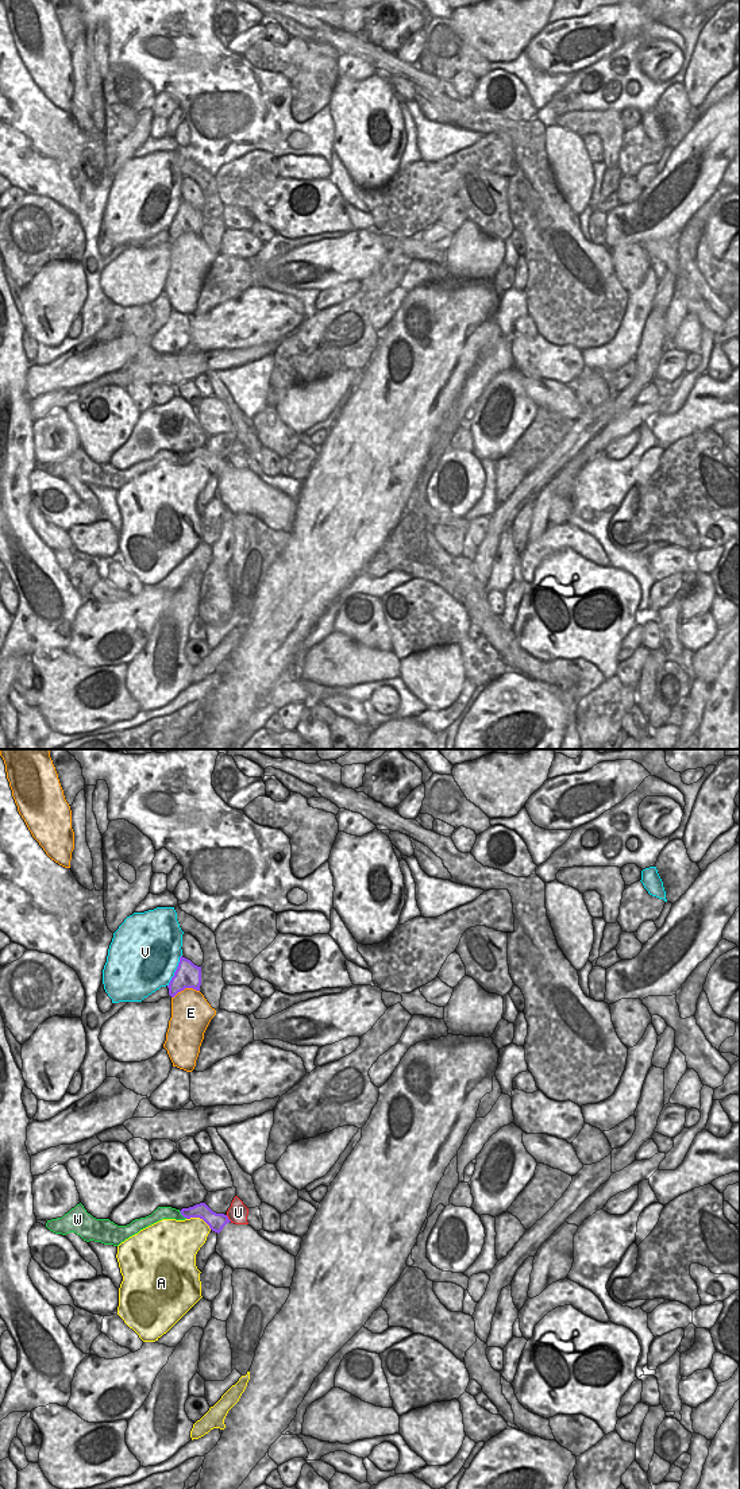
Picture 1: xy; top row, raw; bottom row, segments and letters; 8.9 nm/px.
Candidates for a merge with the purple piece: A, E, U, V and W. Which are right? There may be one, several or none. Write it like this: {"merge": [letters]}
{"merge": ["W"]}

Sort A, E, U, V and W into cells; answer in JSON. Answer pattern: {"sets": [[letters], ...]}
{"sets": [["A"], ["E"], ["U"], ["V"], ["W"]]}

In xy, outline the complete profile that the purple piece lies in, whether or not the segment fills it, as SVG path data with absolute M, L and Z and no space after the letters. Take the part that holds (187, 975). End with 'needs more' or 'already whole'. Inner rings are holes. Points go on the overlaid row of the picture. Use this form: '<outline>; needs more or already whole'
M180 957L178 967L171 977L167 988L169 995L174 998L178 992L185 988L193 988L200 991L201 985L201 967L194 965L190 960Z; already whole

